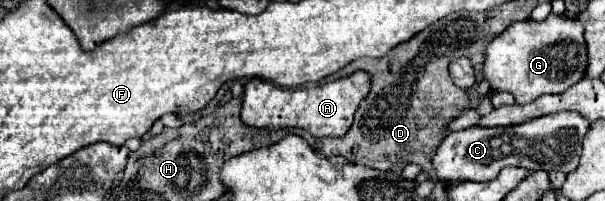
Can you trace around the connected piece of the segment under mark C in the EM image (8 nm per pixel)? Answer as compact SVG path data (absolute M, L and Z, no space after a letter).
M573 111L553 113L507 127L469 127L453 131L441 141L437 153L433 155L433 165L437 177L449 185L463 181L491 181L507 165L531 171L563 171L567 175L579 165L581 141L587 131L589 121Z

